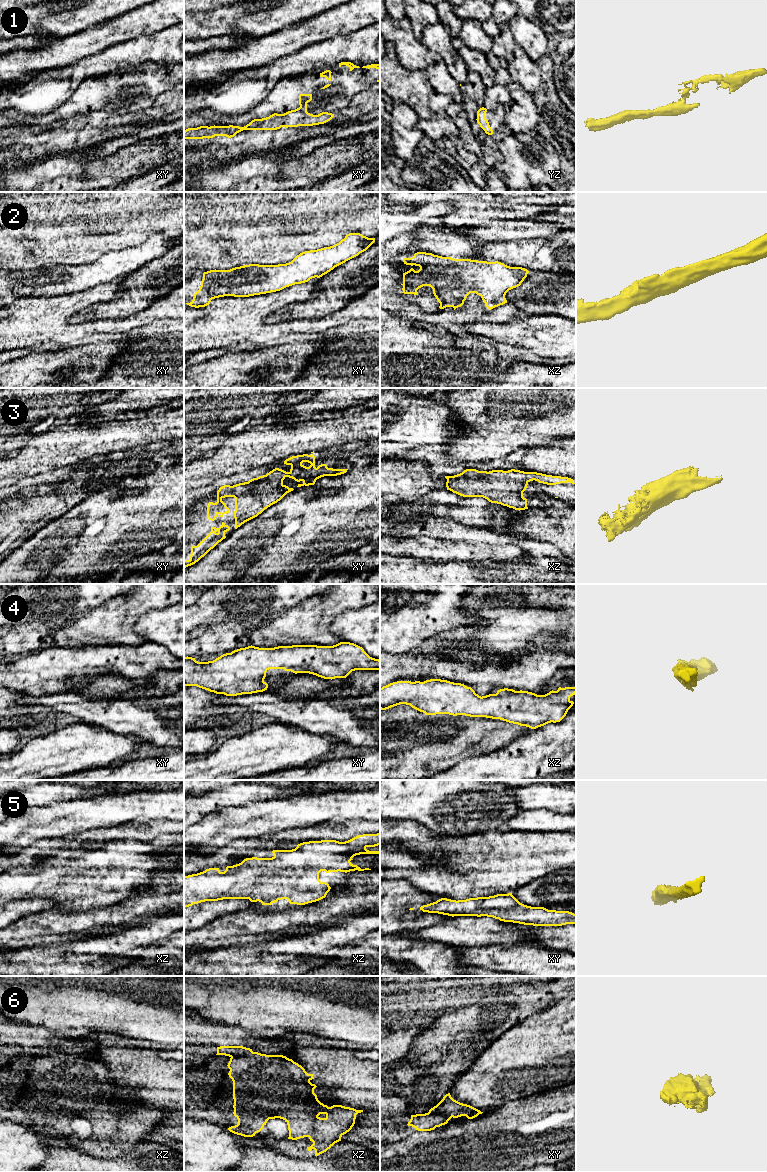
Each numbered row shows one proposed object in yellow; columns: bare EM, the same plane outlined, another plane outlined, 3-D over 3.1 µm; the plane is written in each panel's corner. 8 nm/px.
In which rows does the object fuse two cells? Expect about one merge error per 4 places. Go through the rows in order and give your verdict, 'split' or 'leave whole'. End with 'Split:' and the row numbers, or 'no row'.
1: split
2: leave whole
3: leave whole
4: leave whole
5: leave whole
6: split
Split: 1, 6

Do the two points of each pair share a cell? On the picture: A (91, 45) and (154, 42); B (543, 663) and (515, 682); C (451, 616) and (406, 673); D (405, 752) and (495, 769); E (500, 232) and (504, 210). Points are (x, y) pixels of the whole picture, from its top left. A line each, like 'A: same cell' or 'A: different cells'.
A: different cells
B: same cell
C: different cells
D: different cells
E: different cells

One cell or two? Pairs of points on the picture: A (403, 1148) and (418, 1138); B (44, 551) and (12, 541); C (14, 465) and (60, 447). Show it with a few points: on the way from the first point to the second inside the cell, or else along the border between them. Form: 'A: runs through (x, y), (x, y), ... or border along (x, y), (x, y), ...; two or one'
A: runs through (407, 1148), (414, 1142); one
B: border along (31, 536), (10, 554); two
C: runs through (25, 462), (49, 451); one

